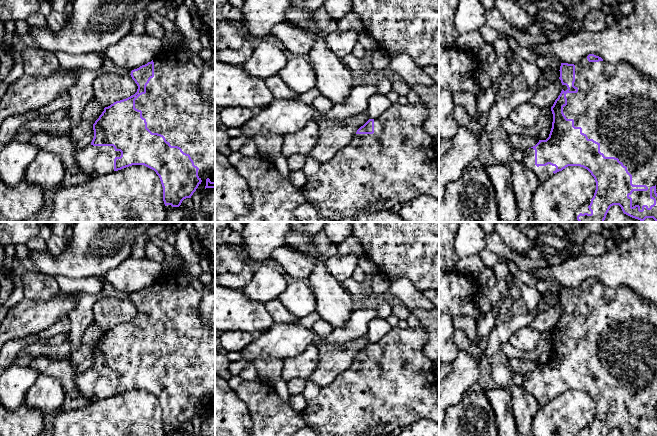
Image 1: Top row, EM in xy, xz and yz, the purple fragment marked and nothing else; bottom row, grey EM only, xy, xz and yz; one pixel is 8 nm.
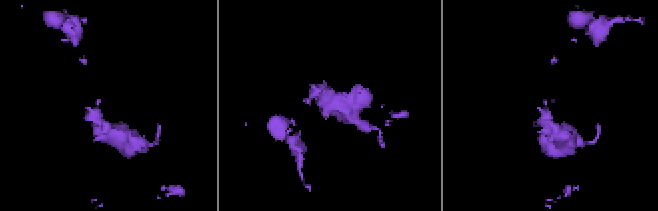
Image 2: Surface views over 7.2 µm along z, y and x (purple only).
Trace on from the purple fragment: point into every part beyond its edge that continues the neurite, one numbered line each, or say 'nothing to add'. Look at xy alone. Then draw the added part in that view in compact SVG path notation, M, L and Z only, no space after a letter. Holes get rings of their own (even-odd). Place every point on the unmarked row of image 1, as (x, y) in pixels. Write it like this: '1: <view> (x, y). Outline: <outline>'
1: xy (173, 330). Outline: M182 268L162 273L153 286L154 301L147 308L146 317L135 324L135 332L142 335L142 341L146 343L147 352L152 357L163 359L171 370L178 370L190 379L194 389L199 392L198 400L205 410L207 402L215 406L215 329L202 321L199 312L205 286Z

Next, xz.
1: xz (399, 385). Outline: M393 327L374 343L373 358L355 358L351 366L330 385L321 388L316 399L306 403L301 411L305 427L312 429L317 436L378 436L391 434L394 429L420 419L439 423L439 374L435 361L423 353L427 339L428 333L424 327Z

